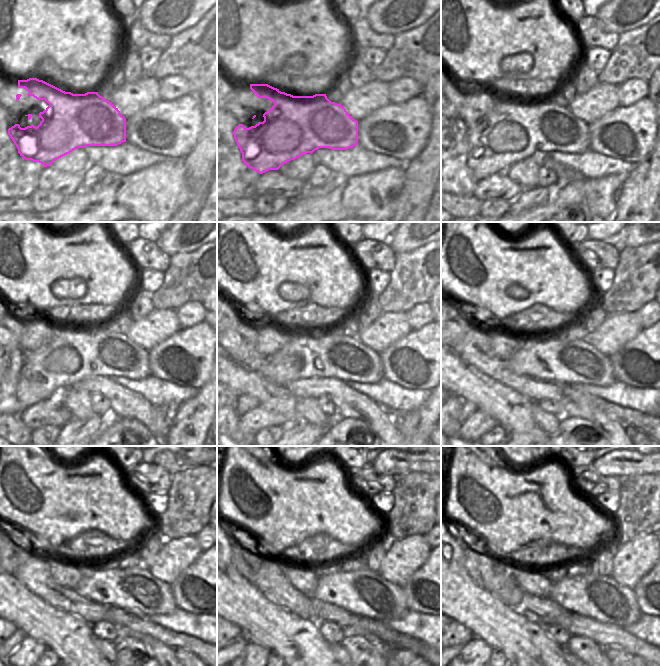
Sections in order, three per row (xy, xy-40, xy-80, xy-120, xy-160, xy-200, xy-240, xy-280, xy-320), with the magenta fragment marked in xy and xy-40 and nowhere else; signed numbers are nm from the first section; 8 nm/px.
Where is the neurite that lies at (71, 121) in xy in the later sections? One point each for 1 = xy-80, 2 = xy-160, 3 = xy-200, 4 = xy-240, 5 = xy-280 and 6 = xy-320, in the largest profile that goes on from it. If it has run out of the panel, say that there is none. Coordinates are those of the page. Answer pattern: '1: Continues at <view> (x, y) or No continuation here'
1: Continues at xy-80 (515, 129)
2: Continues at xy-160 (321, 353)
3: Continues at xy-200 (549, 356)
4: Continues at xy-240 (136, 588)
5: Continues at xy-280 (365, 593)
6: Continues at xy-320 (601, 598).

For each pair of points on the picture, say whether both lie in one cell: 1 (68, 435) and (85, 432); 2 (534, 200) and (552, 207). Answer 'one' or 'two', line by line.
1: one
2: two

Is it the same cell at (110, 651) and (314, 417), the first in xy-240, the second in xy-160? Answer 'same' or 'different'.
same

